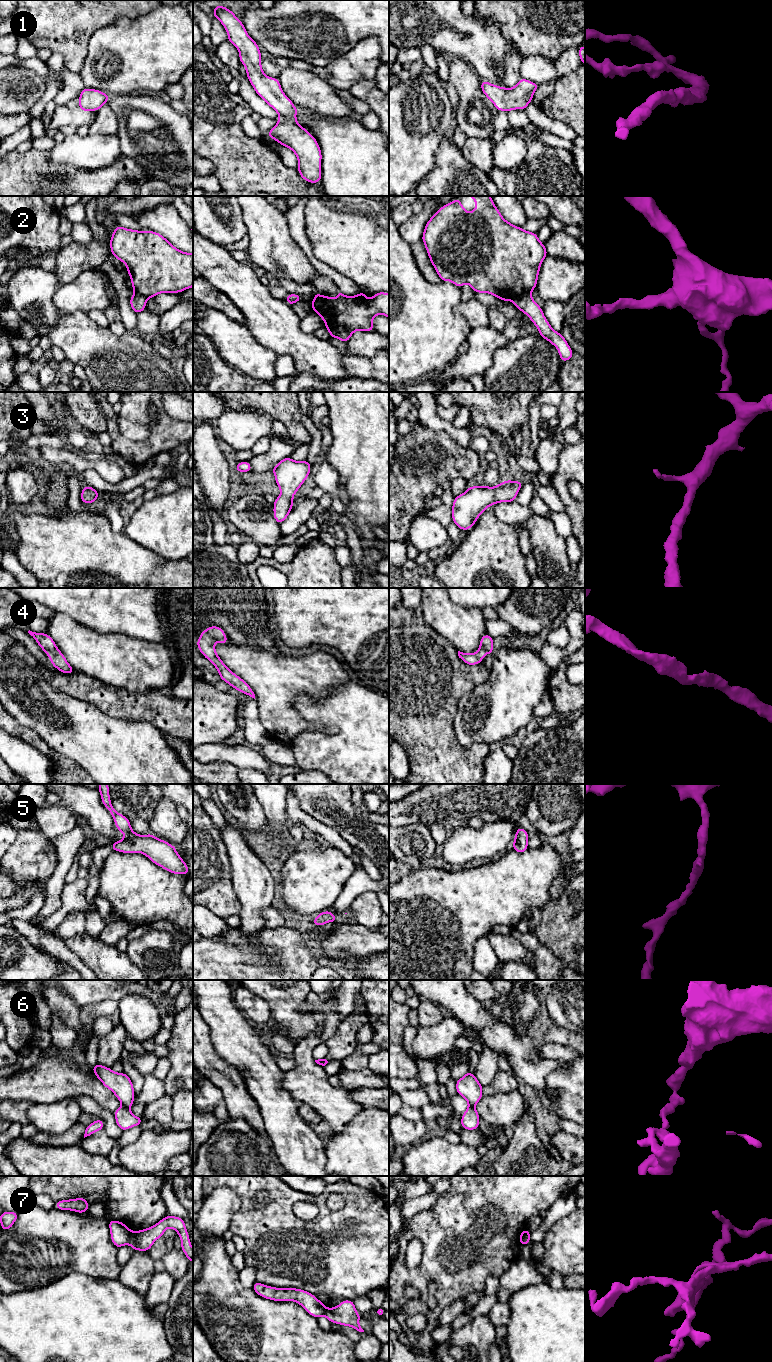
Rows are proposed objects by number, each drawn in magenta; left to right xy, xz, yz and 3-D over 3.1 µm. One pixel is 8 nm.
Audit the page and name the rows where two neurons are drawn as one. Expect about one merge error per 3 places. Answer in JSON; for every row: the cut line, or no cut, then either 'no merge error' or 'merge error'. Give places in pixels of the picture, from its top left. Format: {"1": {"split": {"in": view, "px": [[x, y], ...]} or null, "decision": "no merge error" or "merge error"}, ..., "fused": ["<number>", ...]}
{"1": {"split": null, "decision": "no merge error"}, "2": {"split": {"in": "yz", "px": [[530, 292], [523, 293], [512, 301]]}, "decision": "merge error"}, "3": {"split": null, "decision": "no merge error"}, "4": {"split": null, "decision": "no merge error"}, "5": {"split": null, "decision": "no merge error"}, "6": {"split": {"in": "xy", "px": [[123, 1105], [129, 1108]]}, "decision": "merge error"}, "7": {"split": {"in": "yz", "px": [[527, 1229], [520, 1244]]}, "decision": "merge error"}, "fused": ["2", "6", "7"]}

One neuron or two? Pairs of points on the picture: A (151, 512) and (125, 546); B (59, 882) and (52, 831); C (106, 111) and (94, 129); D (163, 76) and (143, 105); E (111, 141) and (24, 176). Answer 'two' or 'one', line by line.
A: two
B: two
C: one
D: two
E: two

